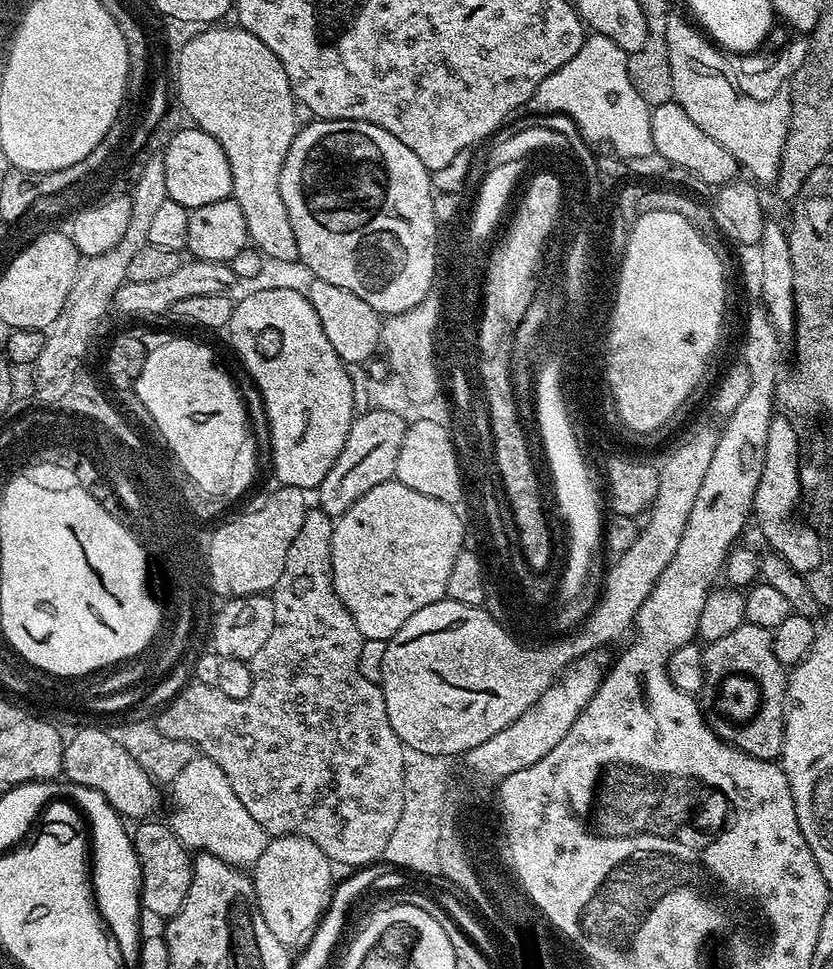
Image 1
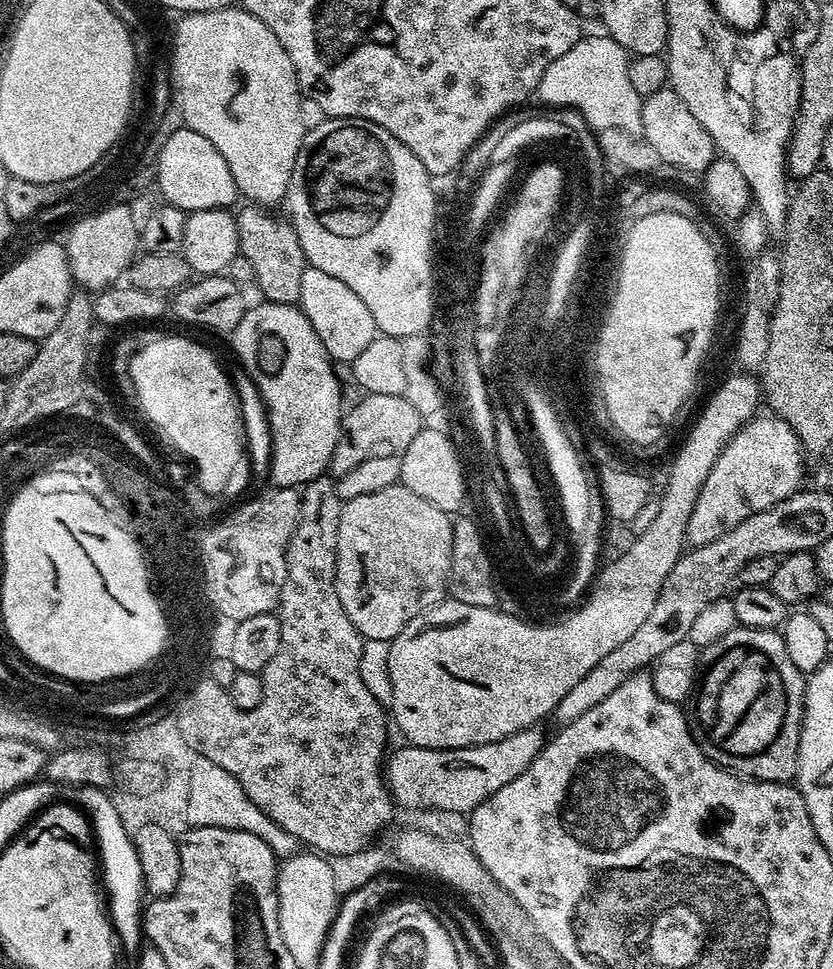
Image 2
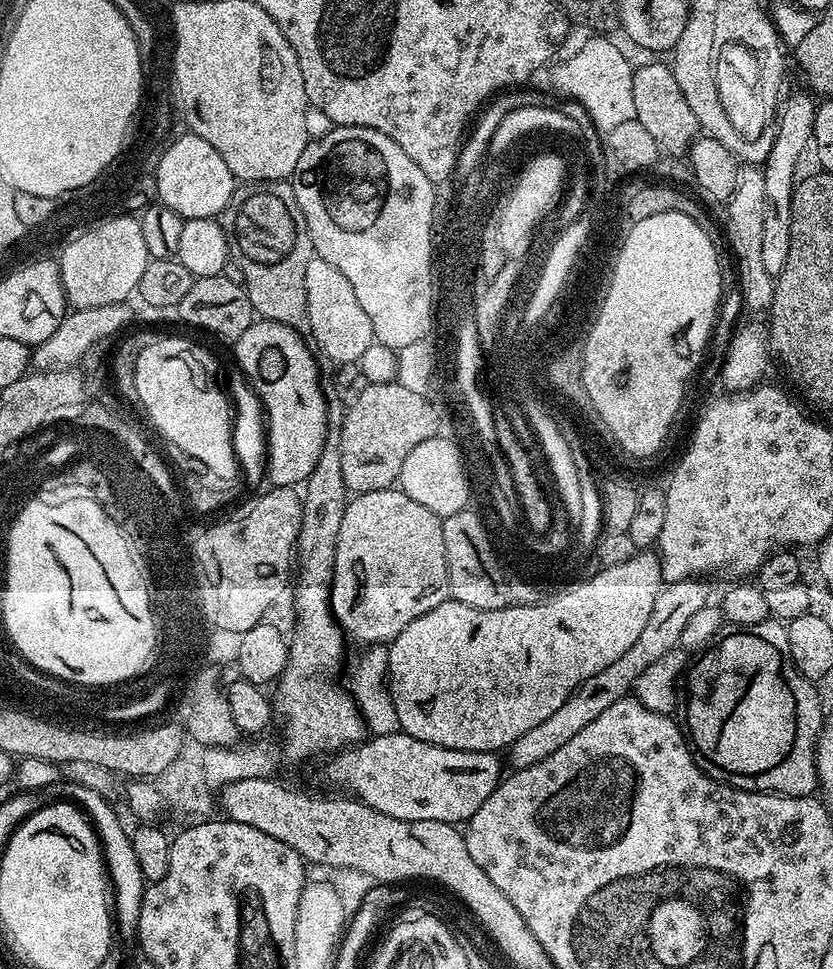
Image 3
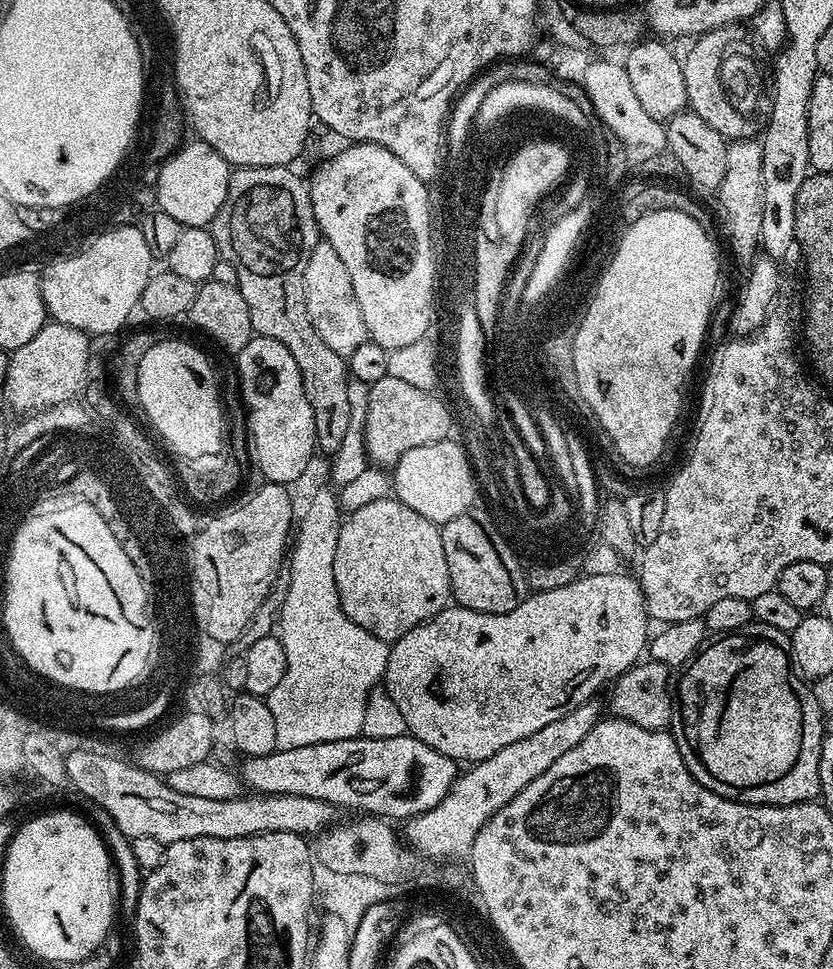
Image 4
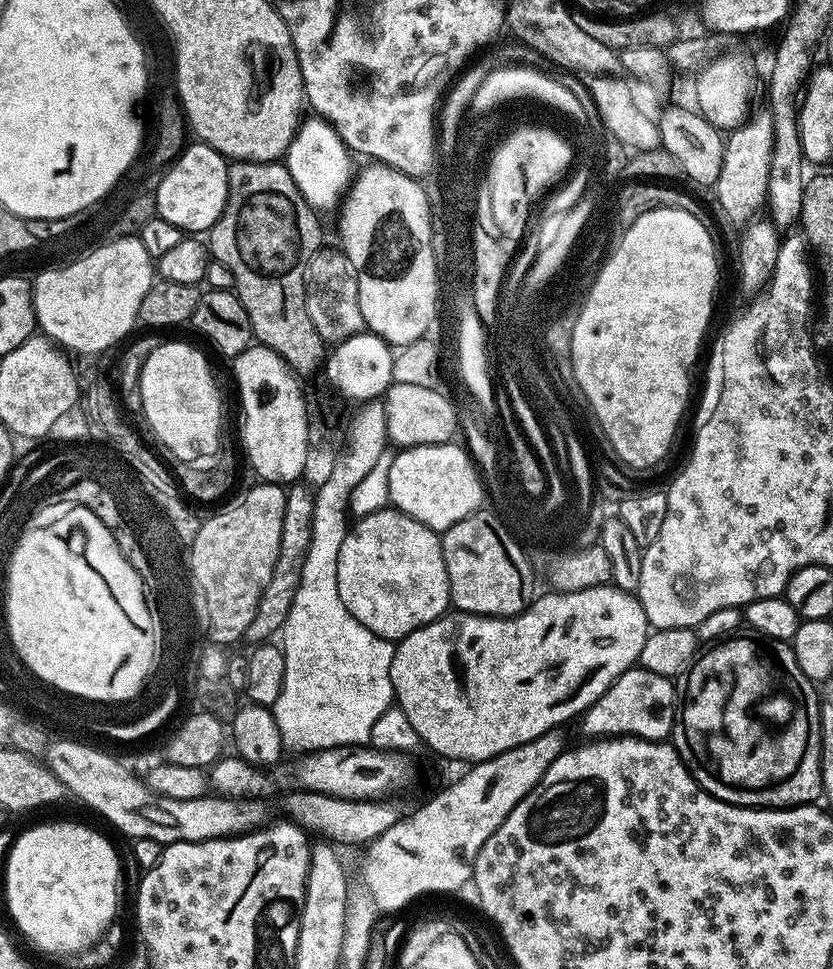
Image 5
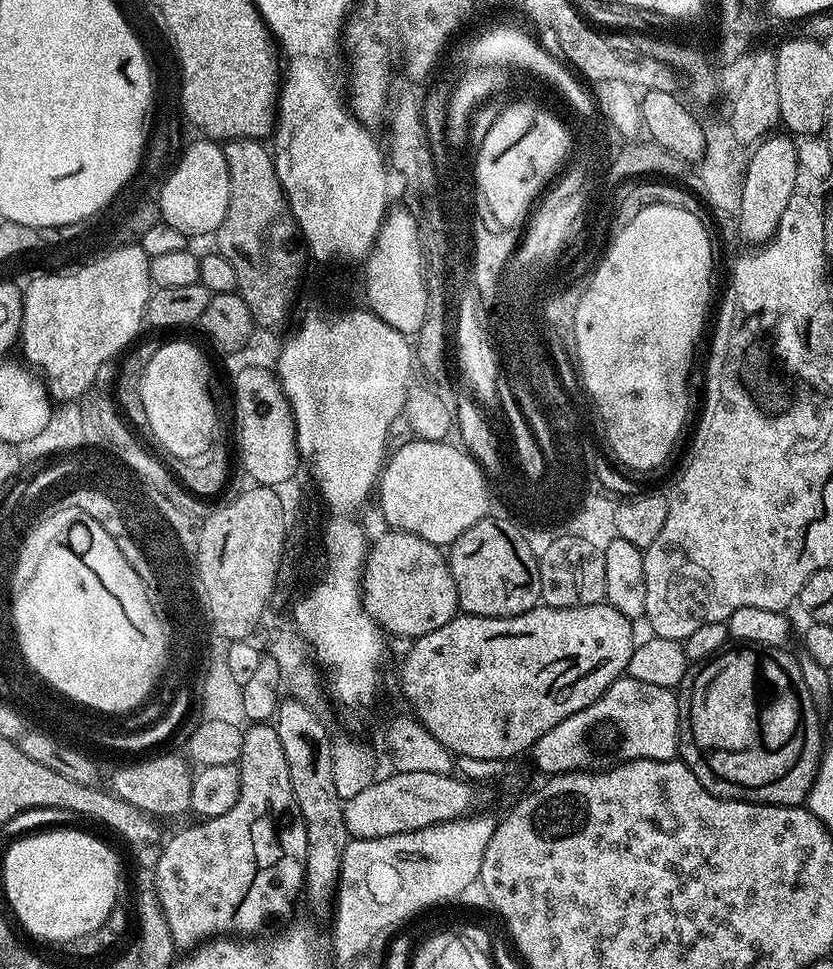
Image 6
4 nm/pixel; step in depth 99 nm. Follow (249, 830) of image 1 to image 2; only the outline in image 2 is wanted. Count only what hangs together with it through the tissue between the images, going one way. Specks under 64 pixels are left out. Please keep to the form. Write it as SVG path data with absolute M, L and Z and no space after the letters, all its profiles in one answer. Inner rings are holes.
M196 756L193 761L188 768L188 801L184 800L182 804L191 827L218 826L226 830L258 834L258 838L266 841L280 858L287 858L297 851L298 842L294 834L286 834L286 830L278 827L261 808L254 806L254 802L246 798L242 786L238 786L234 774L226 774L222 766L214 766L214 762L201 756Z

